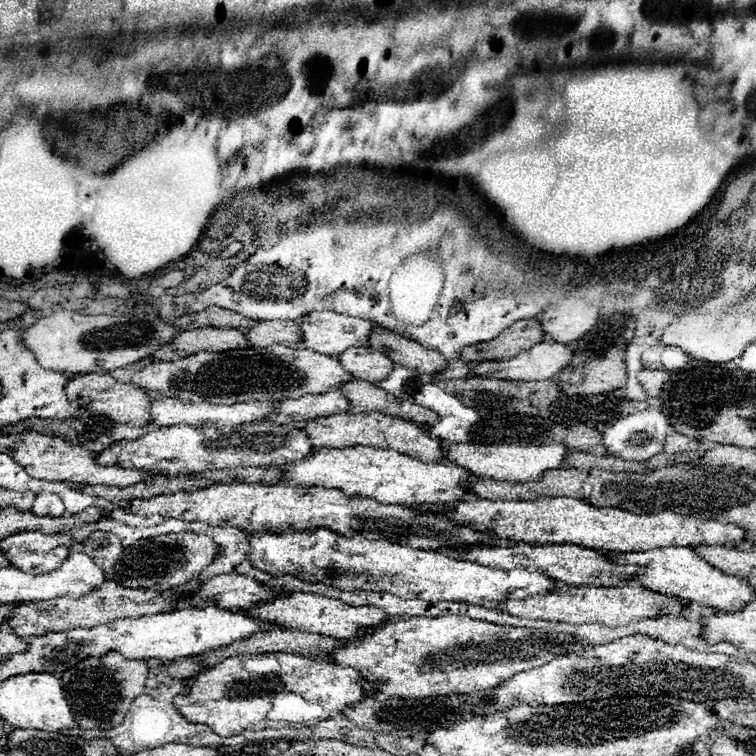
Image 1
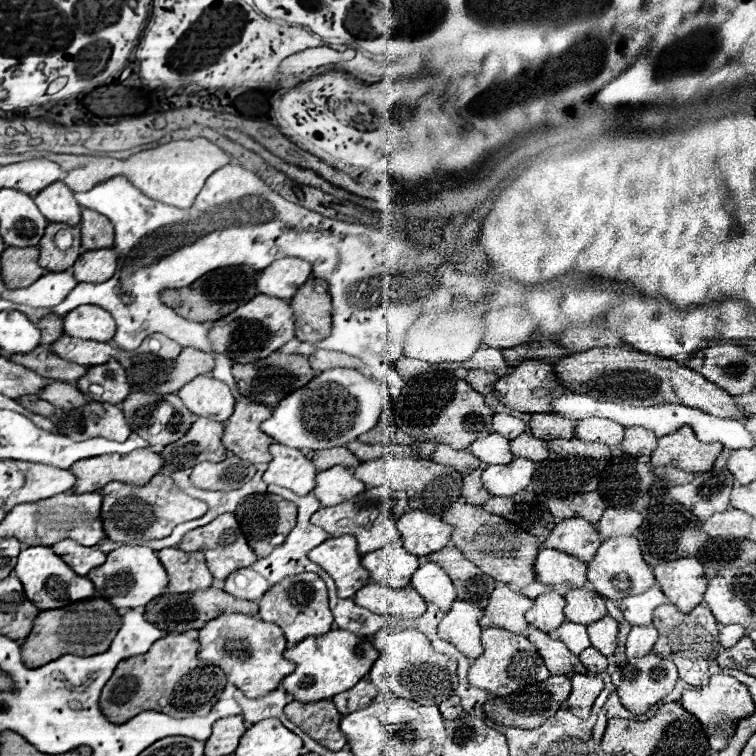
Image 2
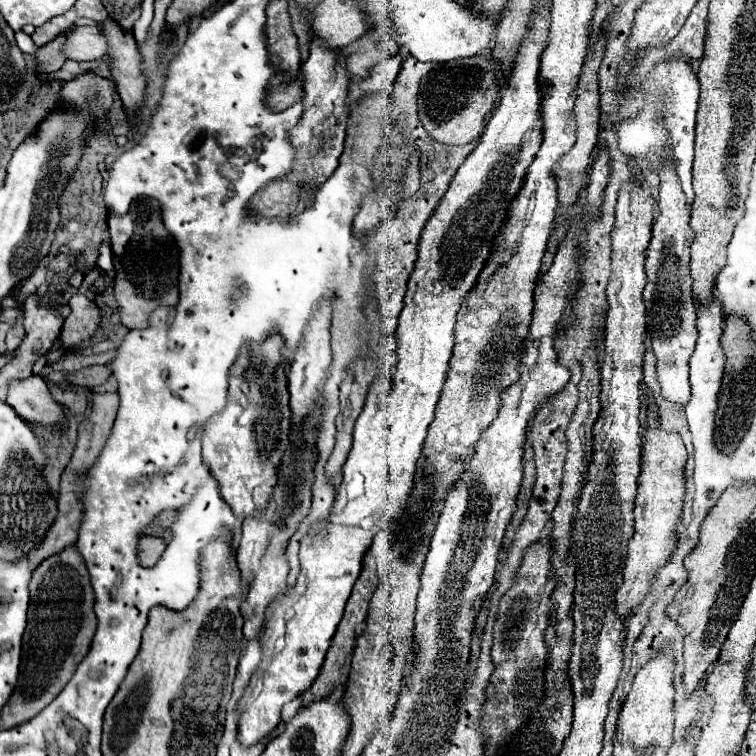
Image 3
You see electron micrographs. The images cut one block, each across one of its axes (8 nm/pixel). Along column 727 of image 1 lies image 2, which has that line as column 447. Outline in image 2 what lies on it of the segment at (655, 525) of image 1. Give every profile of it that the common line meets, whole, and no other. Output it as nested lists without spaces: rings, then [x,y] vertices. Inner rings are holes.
[[[412,510],[398,520],[398,530],[402,534],[404,548],[410,554],[428,556],[448,546],[454,528],[442,522],[442,518],[438,516],[432,516],[422,510]]]

